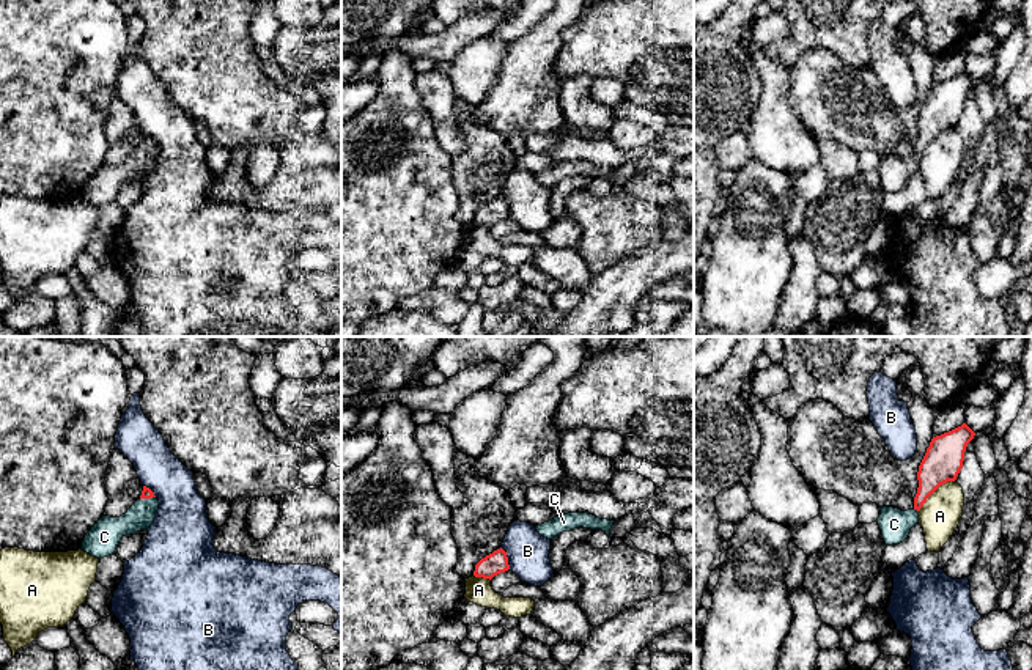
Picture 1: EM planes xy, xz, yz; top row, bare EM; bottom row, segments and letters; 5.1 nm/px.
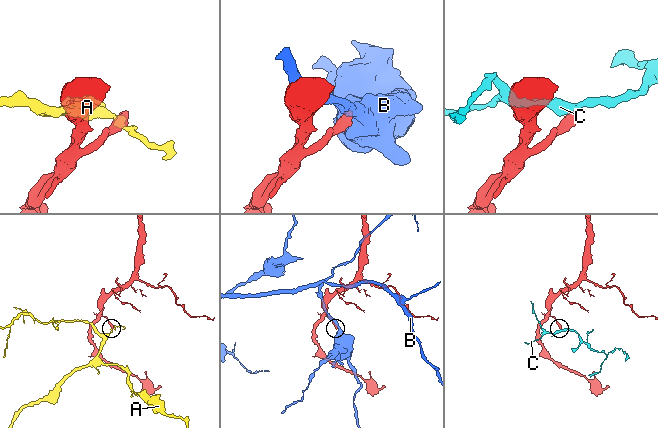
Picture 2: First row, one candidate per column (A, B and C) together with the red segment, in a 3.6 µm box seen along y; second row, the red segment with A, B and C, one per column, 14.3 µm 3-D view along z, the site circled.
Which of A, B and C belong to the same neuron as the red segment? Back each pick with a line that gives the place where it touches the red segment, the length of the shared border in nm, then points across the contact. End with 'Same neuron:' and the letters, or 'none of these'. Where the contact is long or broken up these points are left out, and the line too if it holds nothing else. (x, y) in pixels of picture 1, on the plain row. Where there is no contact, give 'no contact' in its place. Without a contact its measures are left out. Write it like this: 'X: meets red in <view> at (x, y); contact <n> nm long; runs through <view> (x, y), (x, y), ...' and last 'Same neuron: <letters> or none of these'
C: meets red in xy at (147, 145); contact 80 nm long; runs through xy (147, 140), (147, 145), (147, 154), (140, 164)
Same neuron: C

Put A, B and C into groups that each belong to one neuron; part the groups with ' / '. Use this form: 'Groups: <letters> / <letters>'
Groups: A / B / C

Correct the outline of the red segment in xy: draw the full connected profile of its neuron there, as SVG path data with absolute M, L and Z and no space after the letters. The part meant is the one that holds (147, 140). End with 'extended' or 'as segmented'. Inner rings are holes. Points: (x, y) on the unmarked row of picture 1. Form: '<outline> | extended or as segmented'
M143 134L140 146L123 164L102 164L85 182L80 197L96 206L115 201L123 184L151 175L157 157L157 145L149 135Z | extended

